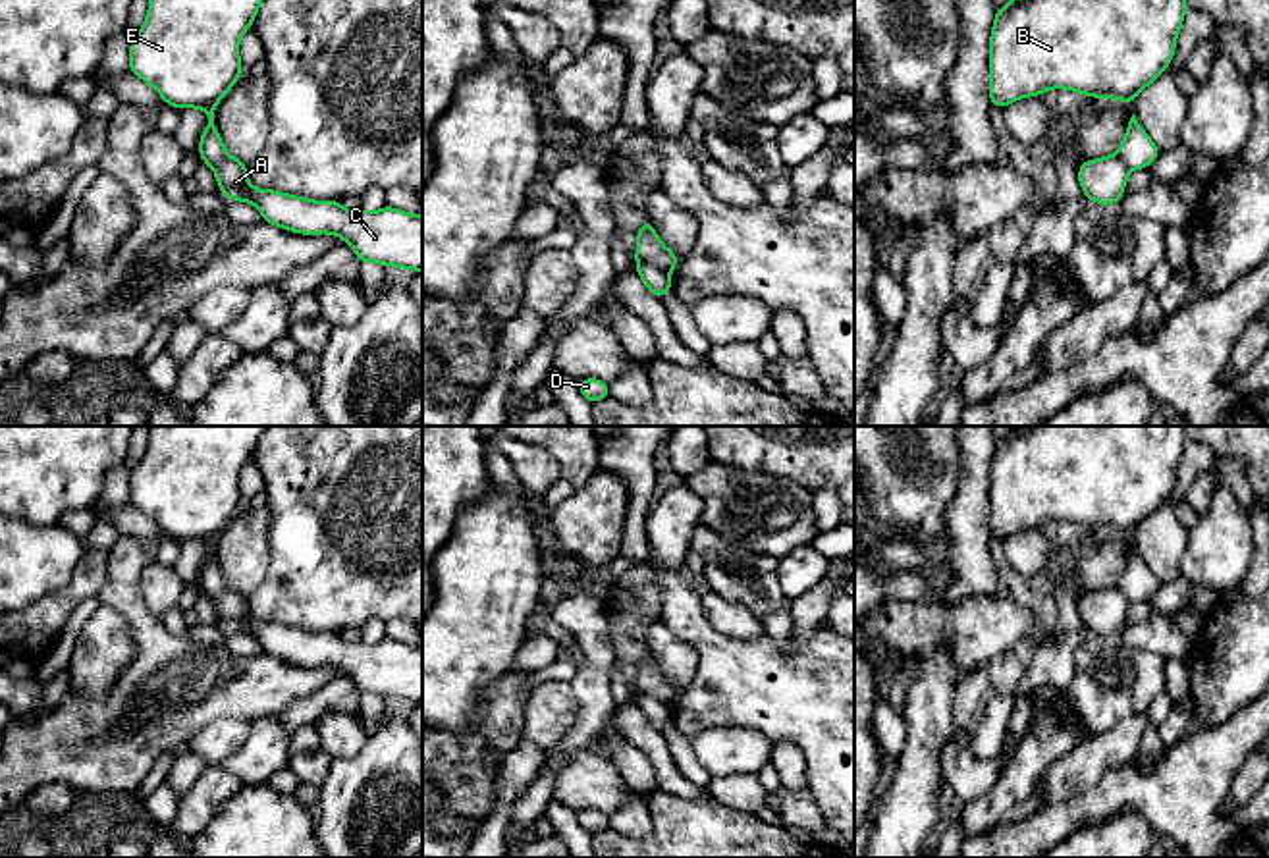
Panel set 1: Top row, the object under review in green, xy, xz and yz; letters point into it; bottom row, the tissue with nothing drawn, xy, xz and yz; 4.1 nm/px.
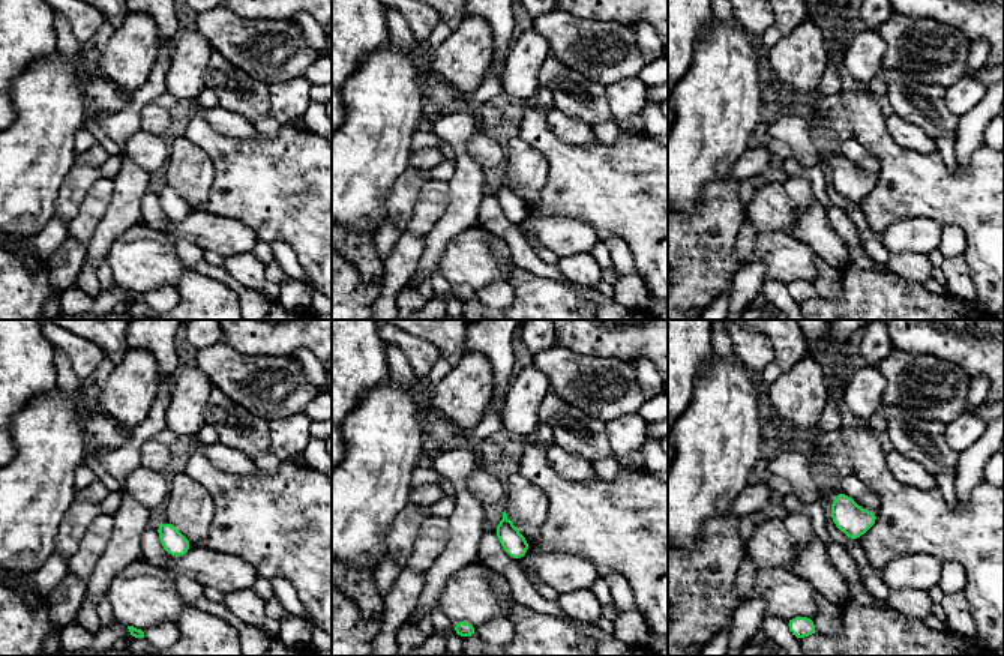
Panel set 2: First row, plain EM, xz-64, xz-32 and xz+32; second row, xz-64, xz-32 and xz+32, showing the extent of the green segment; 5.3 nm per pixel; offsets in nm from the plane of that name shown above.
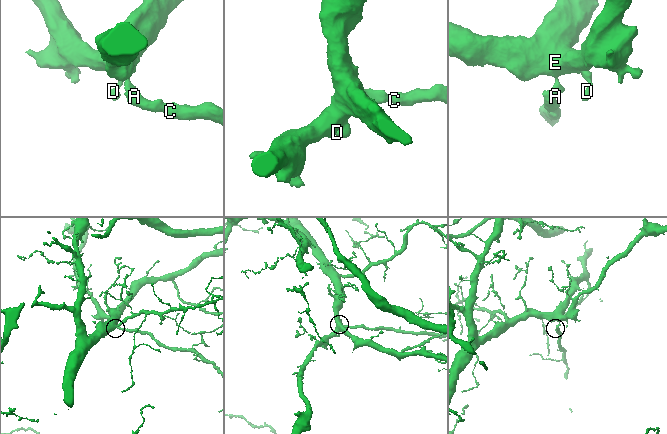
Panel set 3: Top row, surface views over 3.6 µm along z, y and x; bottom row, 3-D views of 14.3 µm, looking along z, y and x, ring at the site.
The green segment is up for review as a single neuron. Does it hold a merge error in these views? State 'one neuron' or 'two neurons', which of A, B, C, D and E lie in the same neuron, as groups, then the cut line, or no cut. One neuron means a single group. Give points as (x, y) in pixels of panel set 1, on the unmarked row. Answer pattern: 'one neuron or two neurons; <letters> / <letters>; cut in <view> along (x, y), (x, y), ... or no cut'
two neurons; A C / B D E; cut in xz along (637, 691), (668, 706)

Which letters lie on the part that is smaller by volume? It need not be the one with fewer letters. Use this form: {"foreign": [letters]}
{"foreign": ["A", "C"]}

